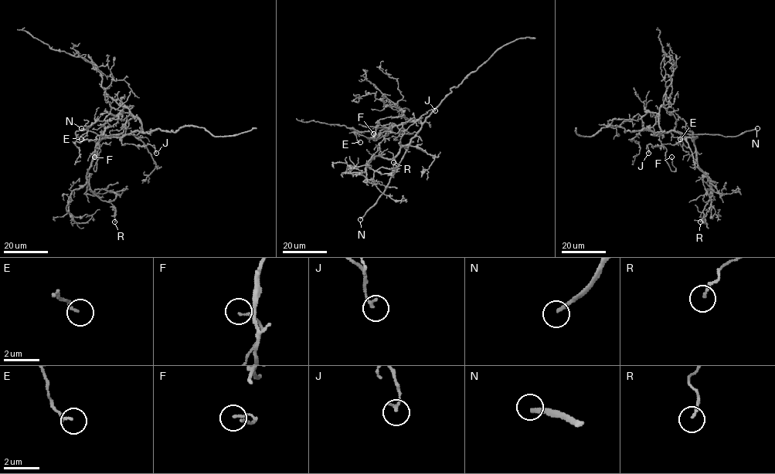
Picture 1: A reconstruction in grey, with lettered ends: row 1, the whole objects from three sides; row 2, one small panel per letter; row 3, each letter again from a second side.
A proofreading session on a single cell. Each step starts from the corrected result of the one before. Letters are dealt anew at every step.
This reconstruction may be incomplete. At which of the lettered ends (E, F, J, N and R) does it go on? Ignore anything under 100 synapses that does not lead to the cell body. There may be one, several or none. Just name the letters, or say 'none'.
N

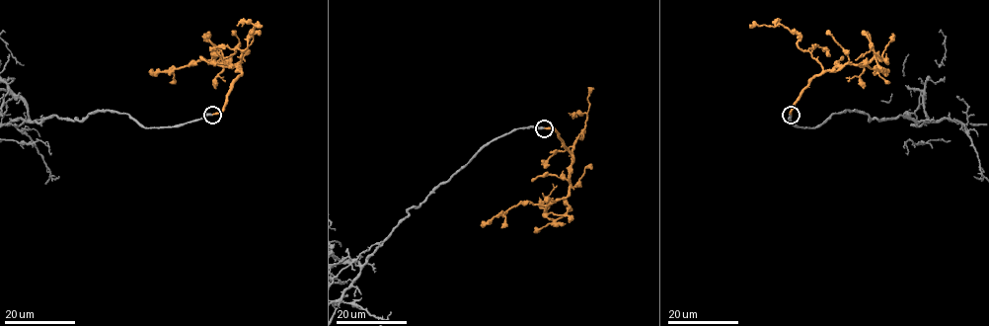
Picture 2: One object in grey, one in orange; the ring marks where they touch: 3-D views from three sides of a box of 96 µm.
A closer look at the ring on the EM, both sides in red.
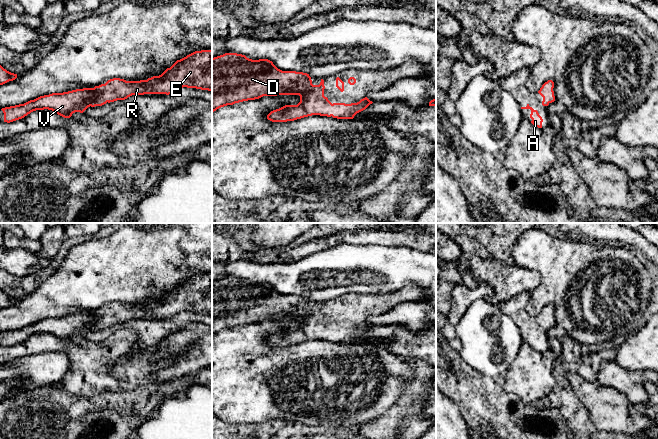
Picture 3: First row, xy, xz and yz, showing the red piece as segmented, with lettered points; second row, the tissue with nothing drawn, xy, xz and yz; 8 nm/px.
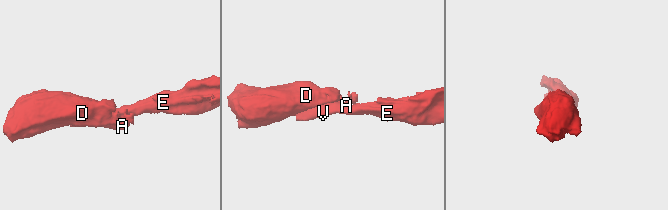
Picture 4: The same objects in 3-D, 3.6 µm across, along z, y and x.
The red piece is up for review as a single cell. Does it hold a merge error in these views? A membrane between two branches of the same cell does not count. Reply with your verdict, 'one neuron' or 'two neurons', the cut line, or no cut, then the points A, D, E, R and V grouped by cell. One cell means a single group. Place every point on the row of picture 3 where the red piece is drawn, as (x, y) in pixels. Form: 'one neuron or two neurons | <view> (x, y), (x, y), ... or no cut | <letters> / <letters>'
one neuron | no cut | A D E R V

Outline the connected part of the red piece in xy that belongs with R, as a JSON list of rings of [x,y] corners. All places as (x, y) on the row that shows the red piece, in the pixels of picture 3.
[[[212,50],[195,51],[177,60],[161,75],[147,80],[126,81],[113,78],[94,88],[52,93],[1,110],[4,113],[4,122],[7,123],[22,119],[33,111],[44,109],[70,118],[73,113],[83,113],[90,106],[102,106],[107,102],[125,100],[132,95],[169,95],[183,87],[212,91]]]

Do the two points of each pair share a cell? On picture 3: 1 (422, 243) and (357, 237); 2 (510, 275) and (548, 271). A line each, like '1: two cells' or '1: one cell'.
1: one cell
2: two cells

